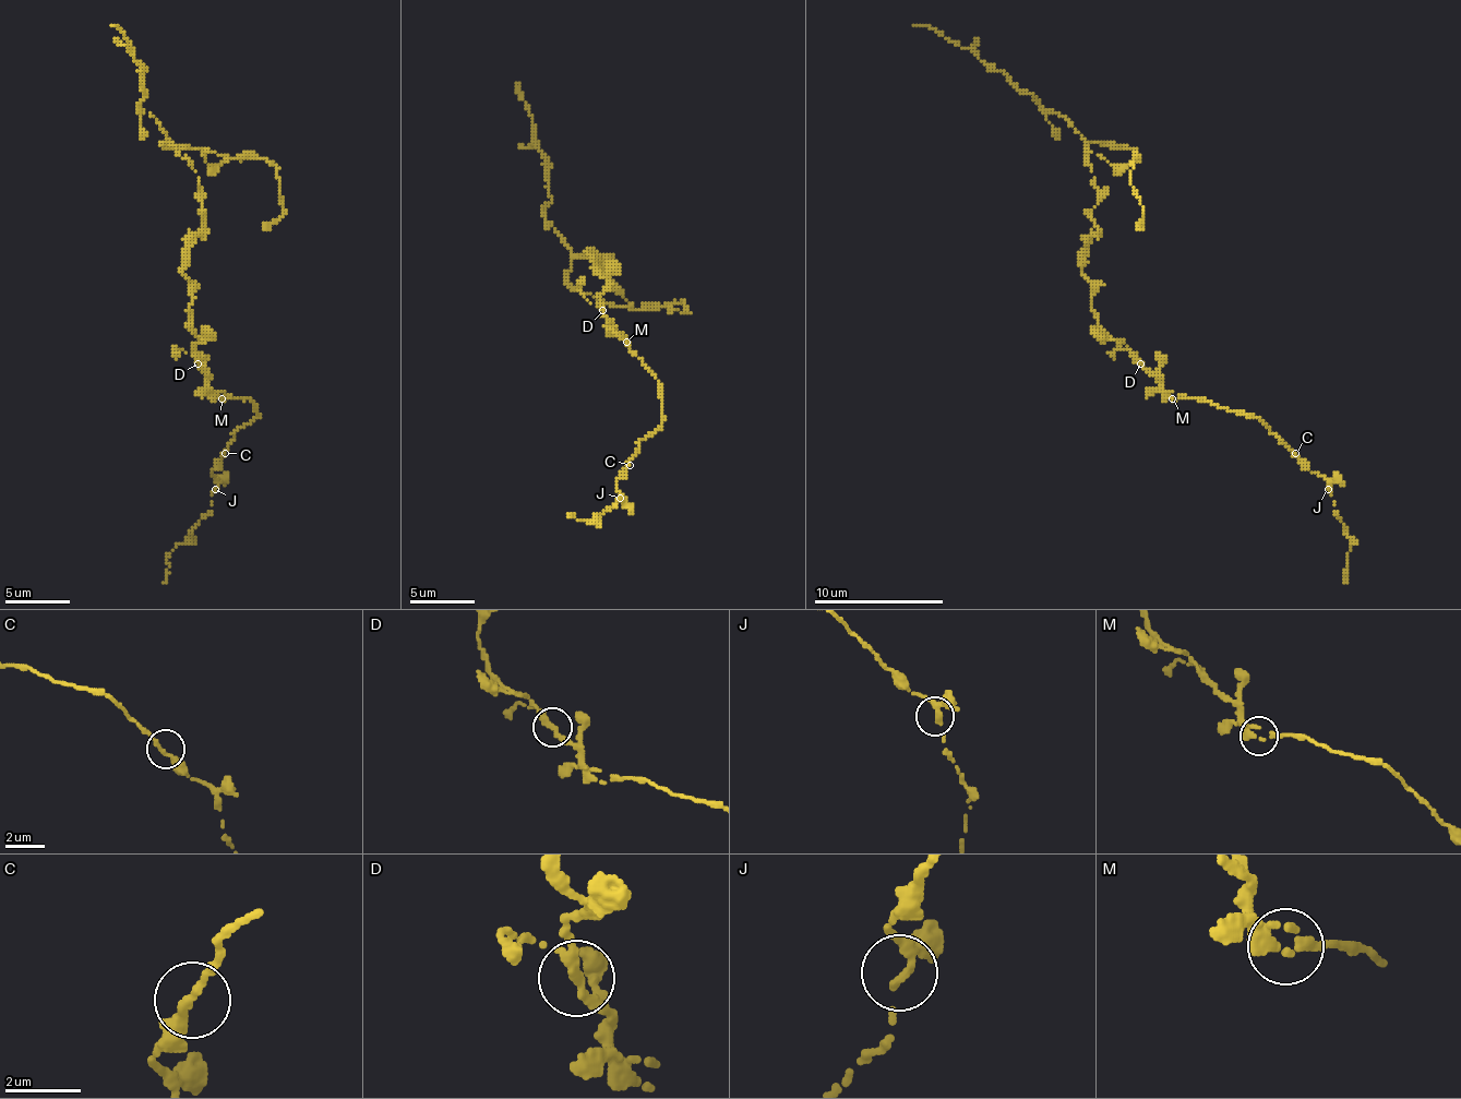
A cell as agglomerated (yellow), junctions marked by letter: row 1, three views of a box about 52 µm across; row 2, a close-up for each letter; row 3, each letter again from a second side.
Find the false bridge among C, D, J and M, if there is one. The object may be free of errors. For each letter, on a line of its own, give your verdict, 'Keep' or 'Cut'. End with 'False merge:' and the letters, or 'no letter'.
C: Keep
D: Keep
J: Keep
M: Keep
False merge: no letter

